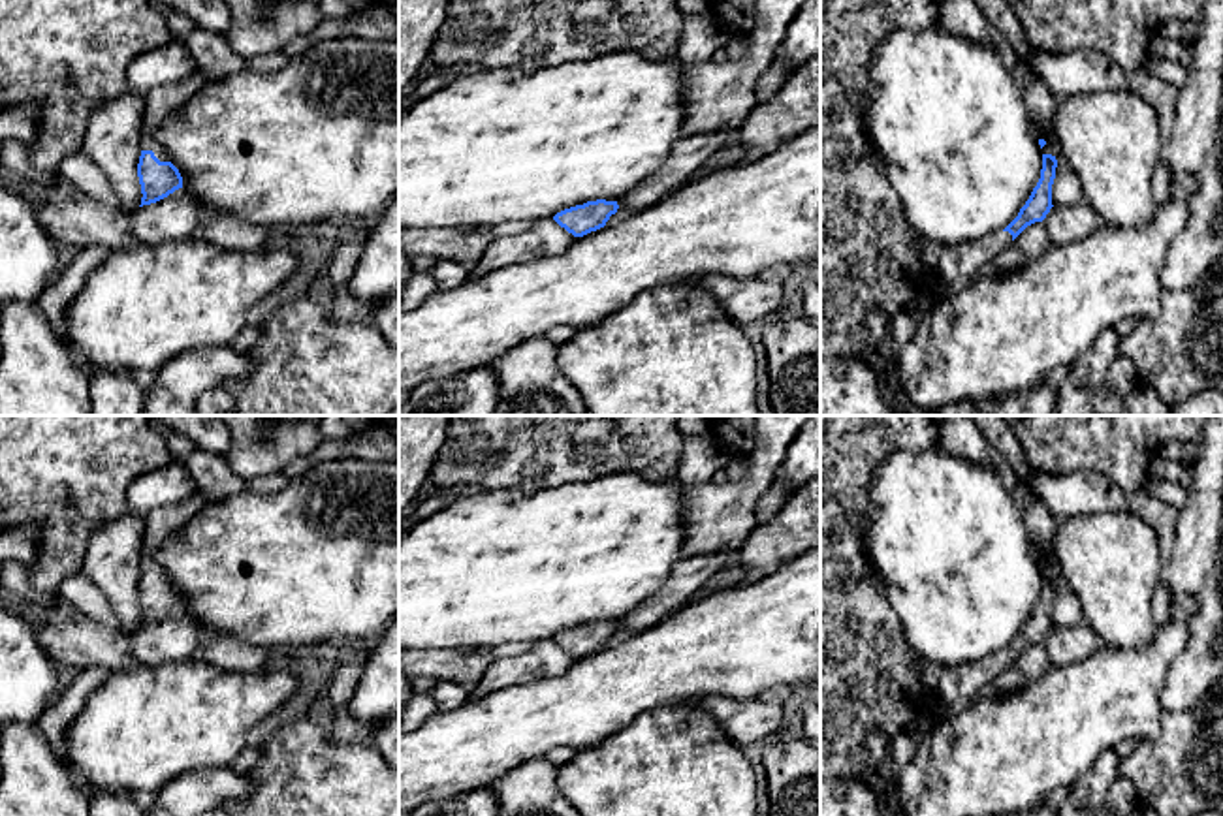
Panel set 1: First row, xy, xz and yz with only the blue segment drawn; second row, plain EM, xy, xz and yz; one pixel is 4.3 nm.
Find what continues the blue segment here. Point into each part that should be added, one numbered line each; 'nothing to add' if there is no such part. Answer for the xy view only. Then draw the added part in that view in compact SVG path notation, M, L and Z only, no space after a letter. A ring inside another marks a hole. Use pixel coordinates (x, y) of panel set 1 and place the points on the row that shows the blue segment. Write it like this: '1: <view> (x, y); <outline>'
1: xy (160, 102); M198 70L194 75L173 85L152 88L145 96L141 150L152 150L160 162L169 162L167 152L156 141L154 132L167 115L181 111L205 83L207 79Z

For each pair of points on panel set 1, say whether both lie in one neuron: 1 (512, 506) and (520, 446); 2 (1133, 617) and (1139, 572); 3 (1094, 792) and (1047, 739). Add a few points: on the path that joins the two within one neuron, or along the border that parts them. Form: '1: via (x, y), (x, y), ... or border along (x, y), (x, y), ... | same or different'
1: border along (557, 486), (529, 491), (484, 491) | different
2: via (1133, 606), (1133, 583) | same
3: border along (1112, 747), (1071, 786) | different

